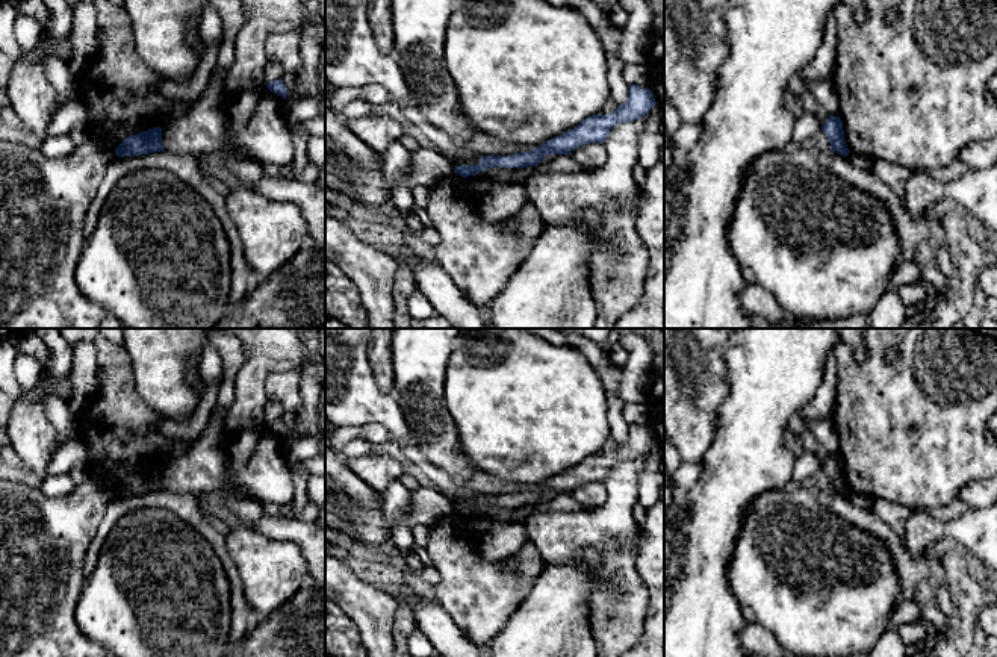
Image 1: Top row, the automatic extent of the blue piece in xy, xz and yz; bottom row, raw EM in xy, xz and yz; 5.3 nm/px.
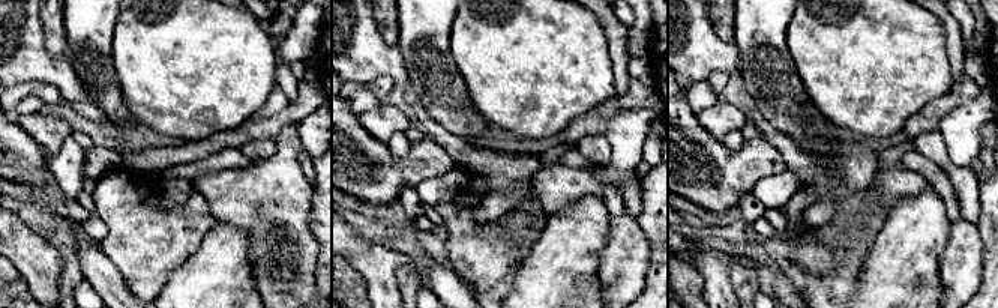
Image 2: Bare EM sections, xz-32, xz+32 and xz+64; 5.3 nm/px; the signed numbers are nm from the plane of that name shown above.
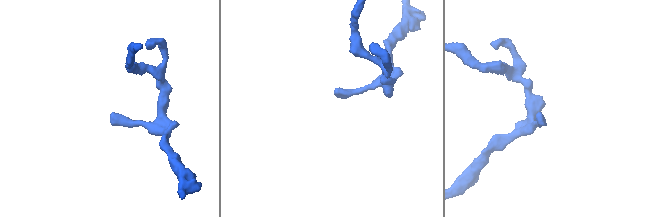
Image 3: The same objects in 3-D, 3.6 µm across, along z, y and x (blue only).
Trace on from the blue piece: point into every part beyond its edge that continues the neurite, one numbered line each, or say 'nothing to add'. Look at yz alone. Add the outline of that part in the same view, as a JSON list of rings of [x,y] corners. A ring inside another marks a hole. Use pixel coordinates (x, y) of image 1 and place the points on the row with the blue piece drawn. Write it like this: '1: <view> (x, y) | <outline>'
nothing to add

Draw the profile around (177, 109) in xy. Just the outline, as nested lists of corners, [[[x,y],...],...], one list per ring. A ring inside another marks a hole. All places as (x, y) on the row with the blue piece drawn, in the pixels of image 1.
[[[172,100],[166,112],[162,115],[160,127],[165,127],[172,121],[186,117],[189,114],[189,109],[191,109],[191,103],[182,100]]]

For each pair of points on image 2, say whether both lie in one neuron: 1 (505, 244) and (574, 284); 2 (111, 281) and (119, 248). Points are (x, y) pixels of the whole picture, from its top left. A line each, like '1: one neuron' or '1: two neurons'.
1: two neurons
2: two neurons

